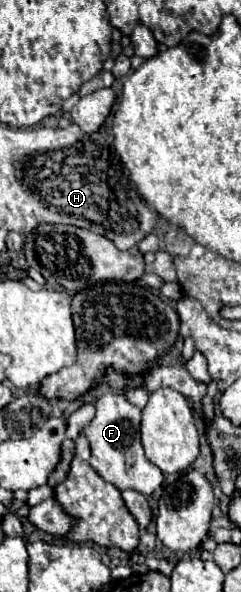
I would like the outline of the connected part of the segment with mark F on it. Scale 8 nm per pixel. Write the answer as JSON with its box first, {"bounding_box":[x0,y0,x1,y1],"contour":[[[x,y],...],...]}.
{"bounding_box":[84,392,164,496],"contour":[[[110,392],[96,400],[96,416],[84,428],[84,434],[92,448],[90,464],[106,482],[114,484],[118,490],[130,488],[150,496],[156,488],[162,486],[164,474],[144,456],[140,442],[140,418],[142,412],[134,404],[130,404],[124,394]]]}

